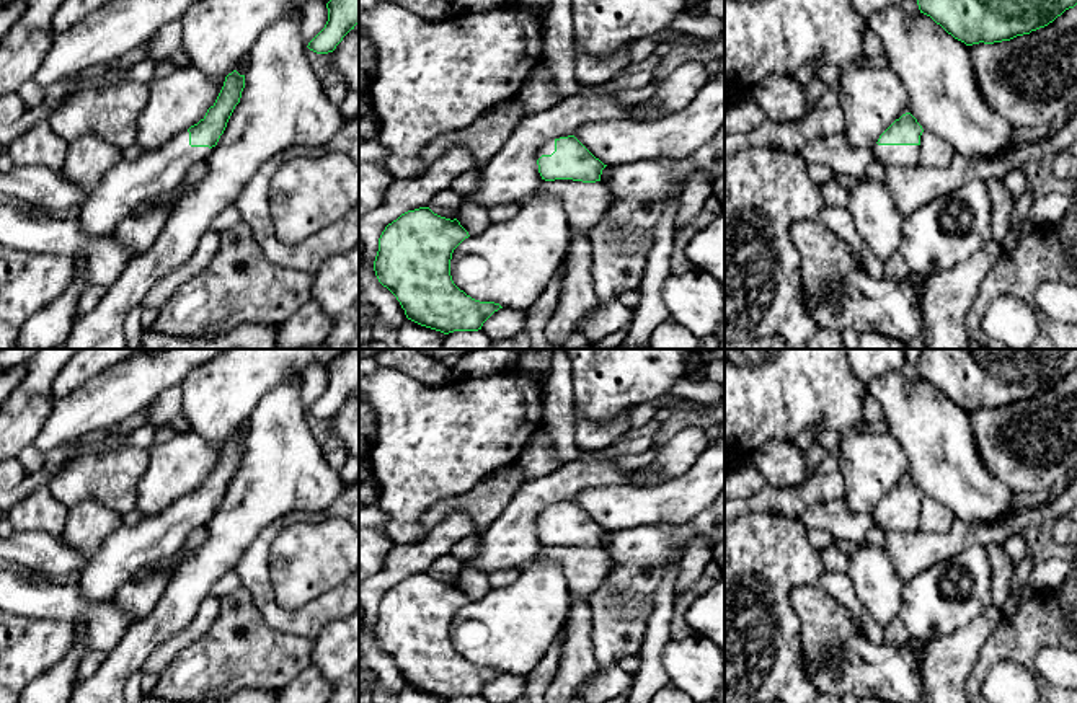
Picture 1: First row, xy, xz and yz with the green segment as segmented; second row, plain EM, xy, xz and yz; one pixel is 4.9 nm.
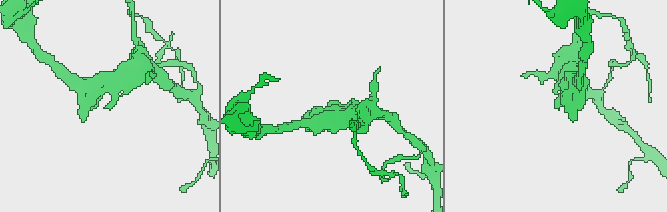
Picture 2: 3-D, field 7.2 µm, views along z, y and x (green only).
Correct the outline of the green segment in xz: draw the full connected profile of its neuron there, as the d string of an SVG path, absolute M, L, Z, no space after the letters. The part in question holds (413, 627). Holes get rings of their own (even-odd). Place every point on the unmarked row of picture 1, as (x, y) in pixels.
M419 573L388 589L379 604L374 636L408 685L441 696L478 696L499 674L460 656L450 641L454 615L468 604L457 584Z

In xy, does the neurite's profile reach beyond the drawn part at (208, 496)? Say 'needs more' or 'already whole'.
needs more

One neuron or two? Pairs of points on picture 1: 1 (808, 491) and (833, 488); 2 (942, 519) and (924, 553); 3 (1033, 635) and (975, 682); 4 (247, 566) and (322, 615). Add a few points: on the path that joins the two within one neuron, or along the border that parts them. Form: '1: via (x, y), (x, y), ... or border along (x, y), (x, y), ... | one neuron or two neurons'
1: via (815, 491), (826, 488) | one neuron
2: border along (955, 519), (942, 532), (919, 530) | two neurons
3: via (1017, 638), (1006, 643), (983, 666) | one neuron
4: via (260, 589), (265, 601), (281, 617), (299, 617) | one neuron

